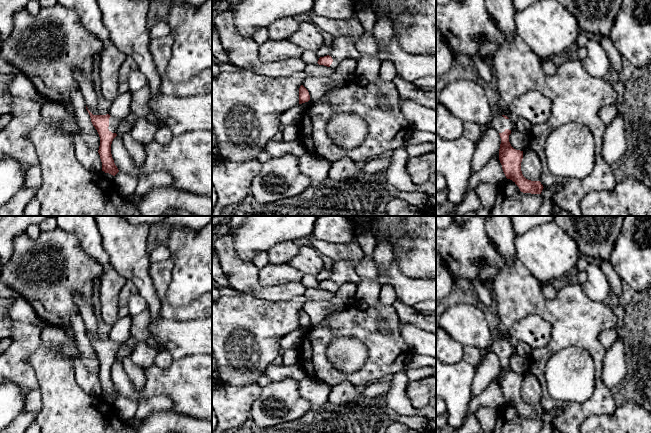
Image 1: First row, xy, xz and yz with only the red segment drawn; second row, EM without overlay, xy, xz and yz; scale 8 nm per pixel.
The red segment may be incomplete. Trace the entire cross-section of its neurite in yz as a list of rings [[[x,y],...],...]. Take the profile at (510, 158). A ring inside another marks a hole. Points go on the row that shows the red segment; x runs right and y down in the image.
[[[475,79],[447,80],[438,102],[463,122],[495,128],[501,138],[499,160],[506,178],[512,180],[523,193],[541,194],[544,188],[541,182],[528,180],[522,174],[523,151],[514,149],[509,142],[513,123],[507,116],[491,112],[487,95]]]

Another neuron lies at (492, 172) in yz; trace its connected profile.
[[[494,155],[478,172],[471,176],[467,185],[467,192],[475,189],[482,182],[498,186],[504,179],[506,179],[506,176],[500,160]]]

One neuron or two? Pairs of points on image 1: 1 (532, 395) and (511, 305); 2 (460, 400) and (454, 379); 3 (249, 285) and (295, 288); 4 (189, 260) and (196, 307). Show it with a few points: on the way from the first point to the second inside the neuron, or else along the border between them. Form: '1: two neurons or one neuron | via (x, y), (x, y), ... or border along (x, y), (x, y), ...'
1: two neurons | border along (526, 371), (537, 379), (542, 387), (541, 391)
2: one neuron | via (457, 395), (454, 384)
3: one neuron | via (260, 292), (284, 292)
4: two neurons | border along (201, 294), (188, 304), (173, 307)

